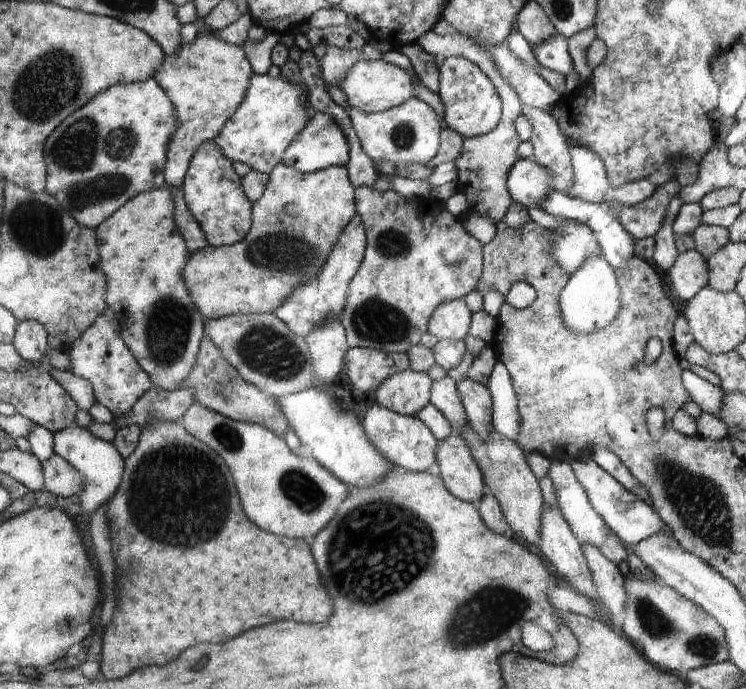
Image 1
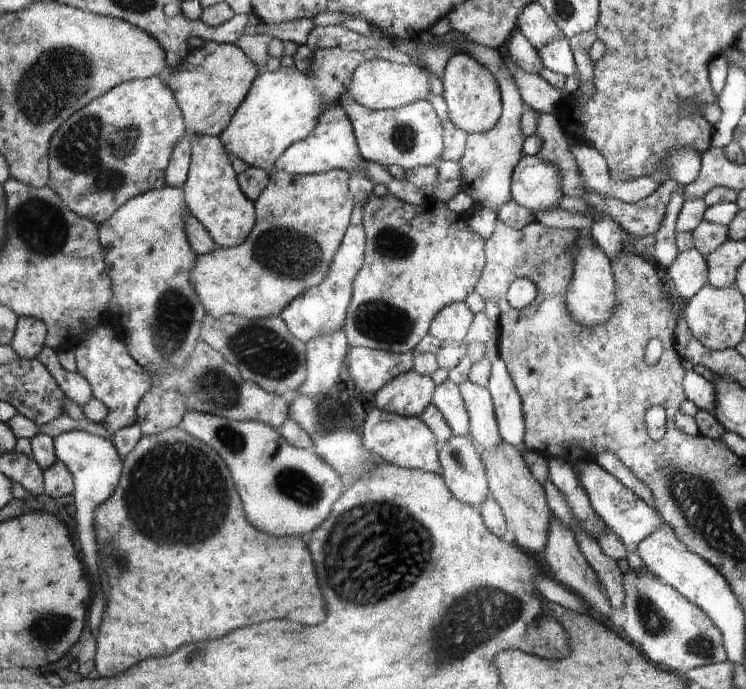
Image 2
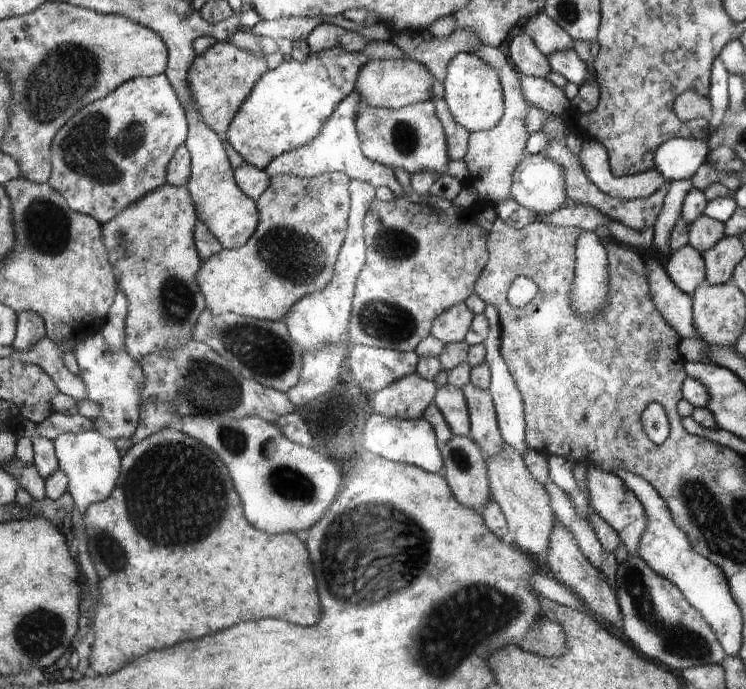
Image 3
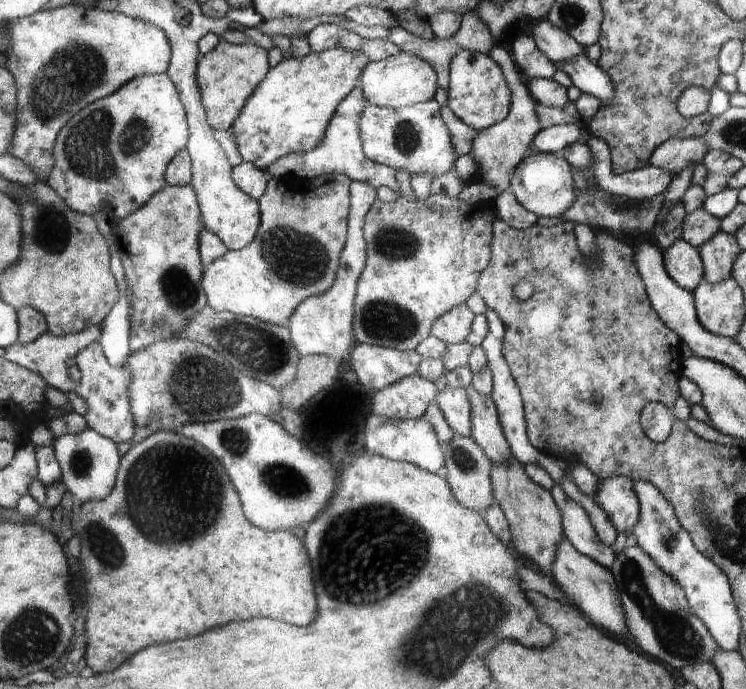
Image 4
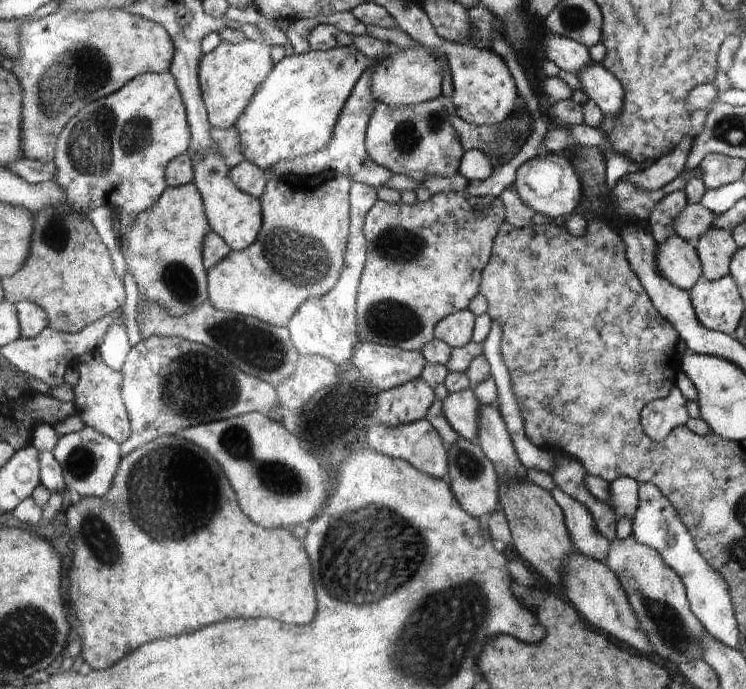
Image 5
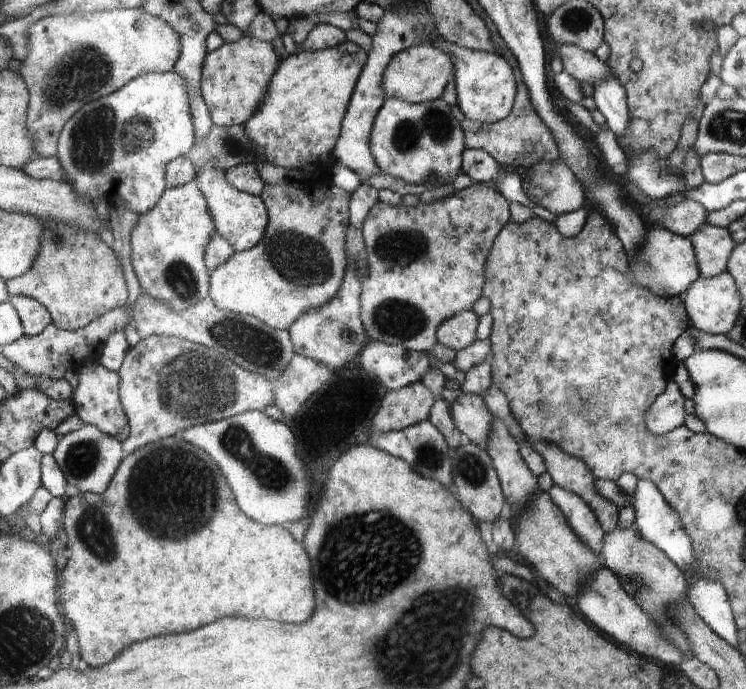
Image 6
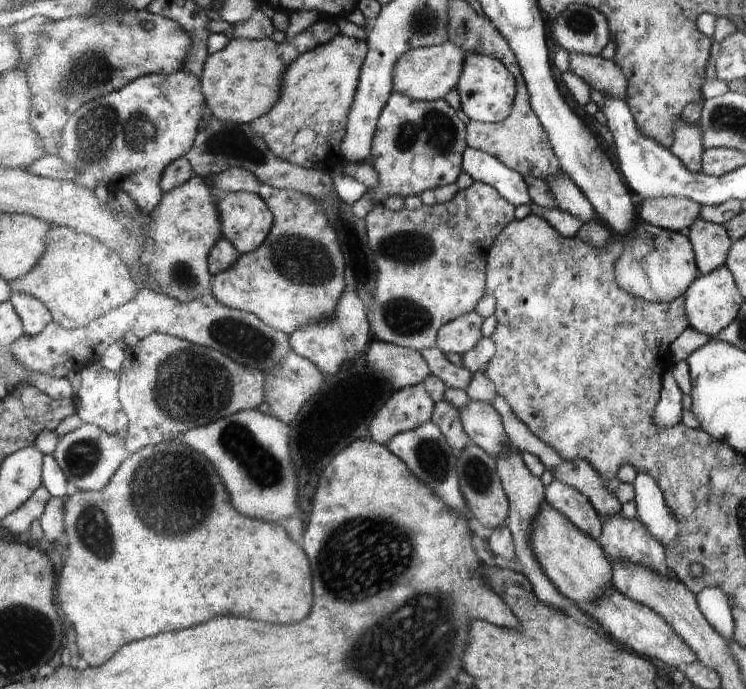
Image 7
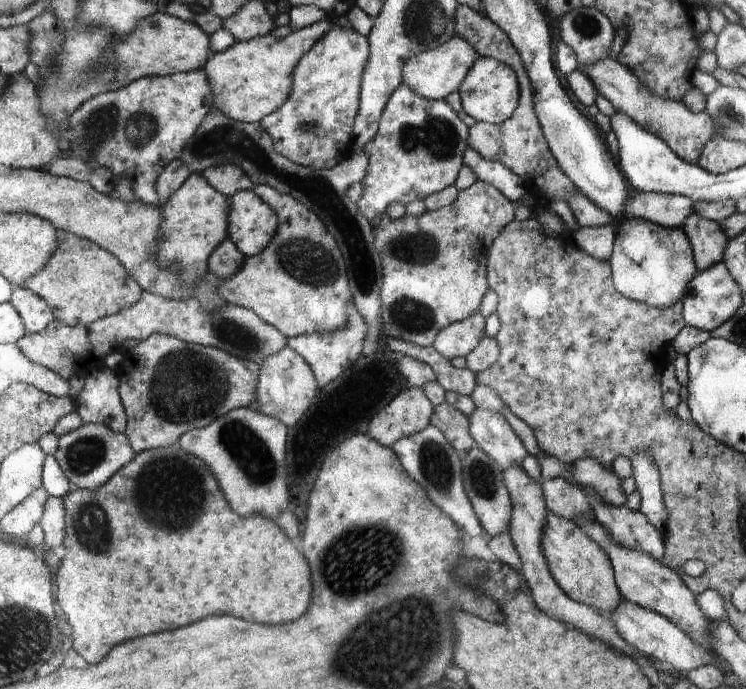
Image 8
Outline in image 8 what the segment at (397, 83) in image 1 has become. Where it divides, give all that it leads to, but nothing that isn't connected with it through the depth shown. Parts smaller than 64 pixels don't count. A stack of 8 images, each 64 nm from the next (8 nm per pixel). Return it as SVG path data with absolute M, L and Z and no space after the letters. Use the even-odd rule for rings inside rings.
M454 36L443 46L413 57L406 64L403 84L409 85L426 99L446 99L450 94L457 92L464 84L474 62L480 58L474 46L466 39Z

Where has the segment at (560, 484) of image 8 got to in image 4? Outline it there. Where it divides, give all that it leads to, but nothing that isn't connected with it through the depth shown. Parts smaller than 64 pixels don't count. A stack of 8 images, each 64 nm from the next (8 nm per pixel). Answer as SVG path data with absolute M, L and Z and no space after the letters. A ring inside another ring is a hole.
M559 484L552 486L550 491L553 493L554 502L561 509L564 537L568 538L583 555L593 558L594 562L601 563L606 570L612 570L616 558L613 547L599 542L598 535L583 506L568 498Z

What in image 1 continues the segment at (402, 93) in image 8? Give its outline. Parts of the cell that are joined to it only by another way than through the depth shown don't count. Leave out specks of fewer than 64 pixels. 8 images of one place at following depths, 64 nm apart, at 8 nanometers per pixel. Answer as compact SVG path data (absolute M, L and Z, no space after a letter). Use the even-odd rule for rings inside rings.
M326 85L326 91L332 101L350 118L357 142L361 143L363 154L368 155L370 159L386 160L403 166L428 165L440 153L444 123L433 108L421 99L413 97L401 106L385 112L368 113L352 107L340 87Z

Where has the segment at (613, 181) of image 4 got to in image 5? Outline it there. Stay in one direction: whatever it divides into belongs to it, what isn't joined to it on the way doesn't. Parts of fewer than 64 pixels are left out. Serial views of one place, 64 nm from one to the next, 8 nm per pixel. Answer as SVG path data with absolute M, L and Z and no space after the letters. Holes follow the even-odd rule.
M686 137L670 154L651 162L637 172L625 175L631 184L646 191L656 191L677 179L685 170L689 150L693 146L692 137Z

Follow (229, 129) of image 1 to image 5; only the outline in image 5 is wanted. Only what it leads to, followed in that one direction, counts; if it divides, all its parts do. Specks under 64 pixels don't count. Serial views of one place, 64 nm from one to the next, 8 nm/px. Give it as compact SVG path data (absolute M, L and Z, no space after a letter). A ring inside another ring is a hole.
M354 45L332 51L310 51L306 54L286 56L274 66L264 81L261 91L252 98L235 128L240 131L244 143L245 158L262 171L272 170L282 162L293 161L326 149L339 120L346 100L351 96L356 82L369 69L370 61Z

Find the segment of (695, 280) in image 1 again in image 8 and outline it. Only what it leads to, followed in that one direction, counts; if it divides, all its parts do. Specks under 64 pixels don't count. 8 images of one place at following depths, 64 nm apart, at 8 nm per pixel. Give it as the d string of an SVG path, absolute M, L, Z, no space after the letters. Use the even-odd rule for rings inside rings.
M626 217L626 224L616 232L613 254L608 262L616 290L625 298L647 306L666 309L677 305L688 292L689 283L698 274L692 244L680 227L666 228L656 222Z

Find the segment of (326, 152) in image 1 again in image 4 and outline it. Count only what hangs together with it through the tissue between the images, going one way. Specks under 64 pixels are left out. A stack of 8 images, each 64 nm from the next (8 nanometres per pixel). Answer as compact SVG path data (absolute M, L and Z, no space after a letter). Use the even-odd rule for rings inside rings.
M358 82L354 90L350 92L350 95L342 100L324 134L324 139L317 149L308 153L294 153L280 158L268 168L270 176L278 178L293 176L309 181L327 173L337 173L344 174L353 181L370 184L374 188L386 186L394 191L399 191L400 185L396 180L397 172L388 166L379 165L369 160L368 156L365 155L364 137L361 134L361 120L364 118L366 106L368 106L368 99L365 98L361 82Z

